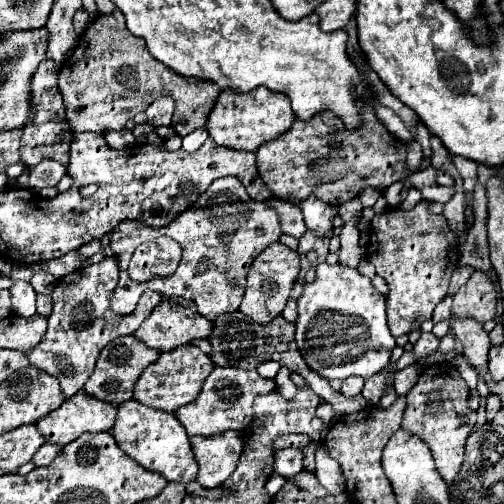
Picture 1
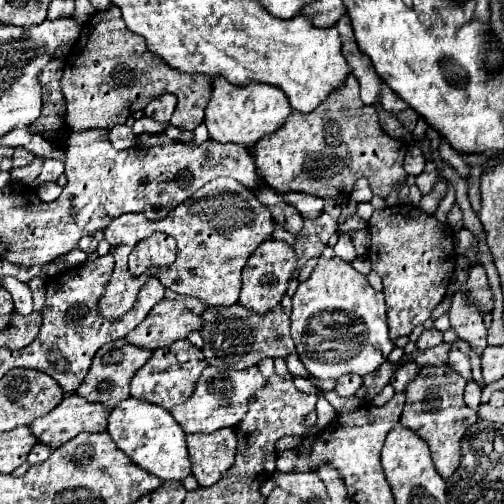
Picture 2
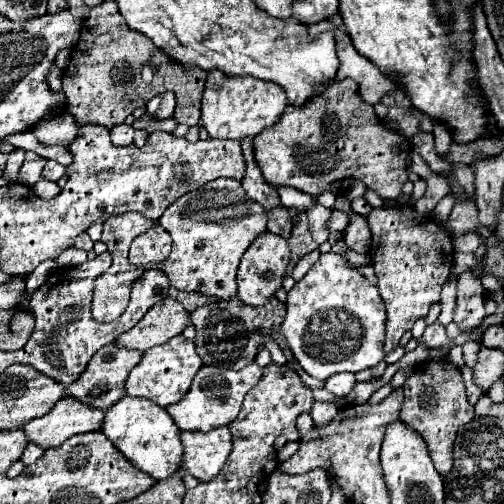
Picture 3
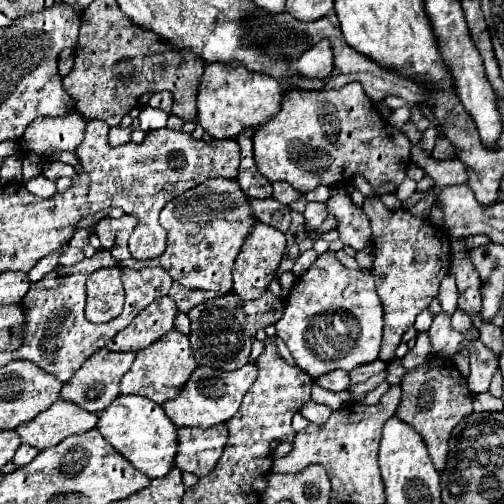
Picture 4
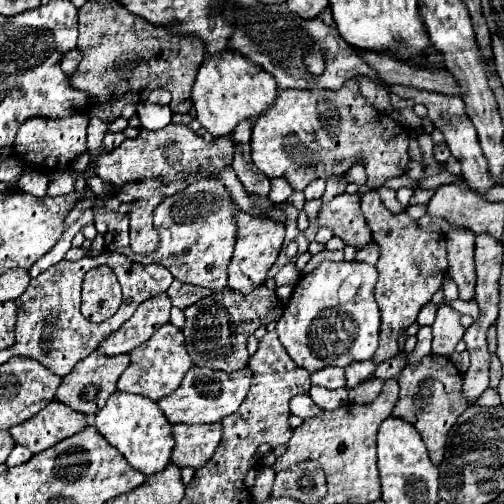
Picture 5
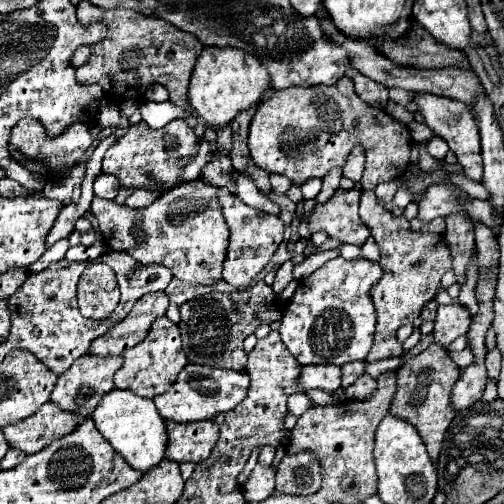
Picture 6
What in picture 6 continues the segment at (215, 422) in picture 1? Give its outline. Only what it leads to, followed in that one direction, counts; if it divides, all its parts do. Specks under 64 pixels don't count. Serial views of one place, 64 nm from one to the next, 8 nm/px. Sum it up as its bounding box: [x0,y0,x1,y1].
[154,364,250,422]

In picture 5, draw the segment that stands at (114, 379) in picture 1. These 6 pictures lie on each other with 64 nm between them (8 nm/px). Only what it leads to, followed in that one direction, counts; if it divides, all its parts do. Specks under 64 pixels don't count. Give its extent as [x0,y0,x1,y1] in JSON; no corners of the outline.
[56,352,128,416]

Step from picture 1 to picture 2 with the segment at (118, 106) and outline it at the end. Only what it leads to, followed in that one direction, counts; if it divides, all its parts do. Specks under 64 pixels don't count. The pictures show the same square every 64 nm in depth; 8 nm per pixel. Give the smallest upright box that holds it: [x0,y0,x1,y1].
[60,6,210,132]

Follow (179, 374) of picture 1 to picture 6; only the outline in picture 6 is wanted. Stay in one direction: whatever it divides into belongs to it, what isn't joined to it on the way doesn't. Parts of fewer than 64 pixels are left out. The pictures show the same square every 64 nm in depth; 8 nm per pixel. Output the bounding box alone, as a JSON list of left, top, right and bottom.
[114,316,188,398]

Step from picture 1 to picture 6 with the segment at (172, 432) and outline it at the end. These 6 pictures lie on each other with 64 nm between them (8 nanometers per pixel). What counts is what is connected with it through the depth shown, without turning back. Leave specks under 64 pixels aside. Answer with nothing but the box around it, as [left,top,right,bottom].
[92,388,168,472]

